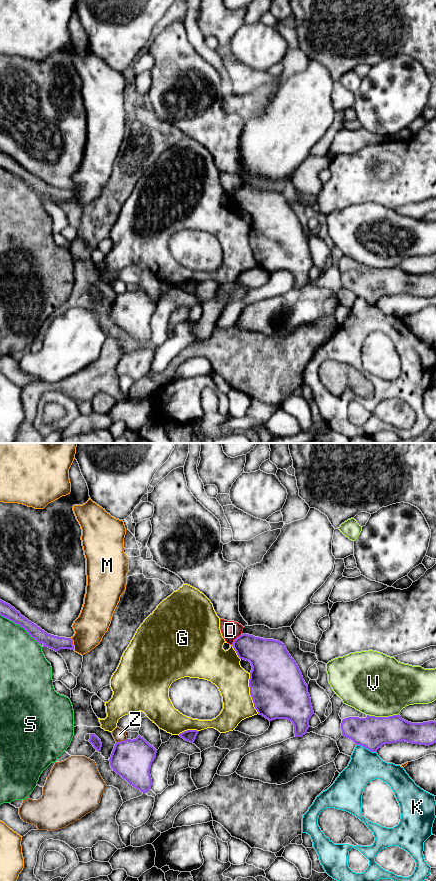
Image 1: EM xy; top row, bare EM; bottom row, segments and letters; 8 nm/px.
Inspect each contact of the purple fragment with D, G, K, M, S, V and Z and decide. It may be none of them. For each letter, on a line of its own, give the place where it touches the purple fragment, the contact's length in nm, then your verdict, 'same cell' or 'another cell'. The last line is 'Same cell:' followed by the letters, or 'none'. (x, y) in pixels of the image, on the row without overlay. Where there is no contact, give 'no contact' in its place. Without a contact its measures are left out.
D: xy (235, 191) | 120 nm | another cell
G: xy (250, 245) | 340 nm | another cell
K: xy (366, 300) | 170 nm | another cell
M: xy (72, 196) | 100 nm | another cell
S: xy (20, 177) | 400 nm | another cell
V: xy (382, 269) | 260 nm | another cell
Z: xy (121, 293) | 90 nm | another cell
Same cell: none

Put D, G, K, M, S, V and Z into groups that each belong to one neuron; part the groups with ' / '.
D / G / K / M / S / V / Z

